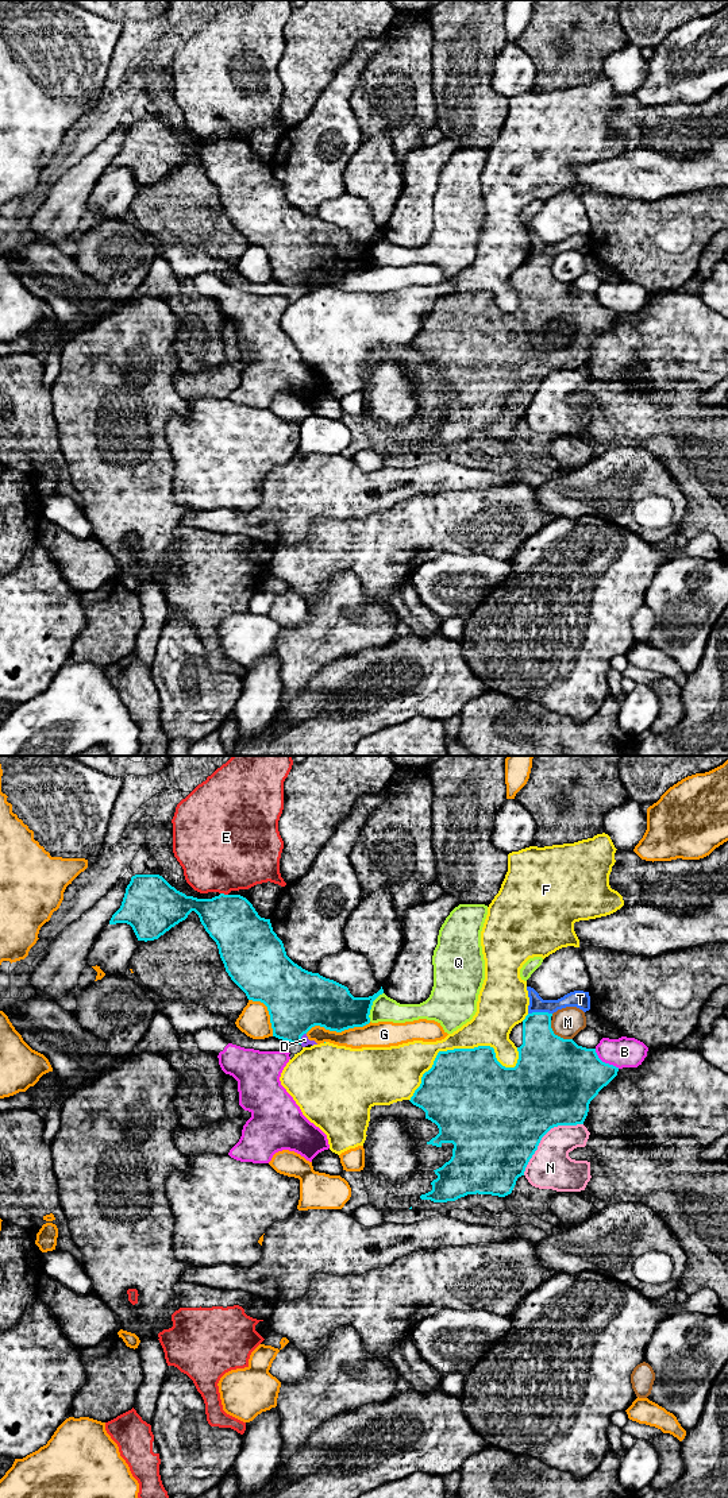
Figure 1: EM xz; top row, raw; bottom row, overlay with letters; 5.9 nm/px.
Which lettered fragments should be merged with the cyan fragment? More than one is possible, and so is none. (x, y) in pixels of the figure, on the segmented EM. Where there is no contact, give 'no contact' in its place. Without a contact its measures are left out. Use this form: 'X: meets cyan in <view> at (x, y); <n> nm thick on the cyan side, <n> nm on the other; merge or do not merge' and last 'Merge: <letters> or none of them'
B: meets cyan in xz at (604, 1062); 420 nm thick on the cyan side, 180 nm on the other; do not merge
D: meets cyan in xz at (300, 1038); 360 nm thick on the cyan side, 50 nm on the other; merge
E: meets cyan in xz at (223, 894); 320 nm thick on the cyan side, 480 nm on the other; do not merge
F: meets cyan in xz at (465, 1049); 500 nm thick on the cyan side, 240 nm on the other; do not merge
G: meets cyan in xz at (338, 1031); 320 nm thick on the cyan side, 150 nm on the other; do not merge
M: meets cyan in xz at (557, 1035); 480 nm thick on the cyan side, 180 nm on the other; do not merge
N: meets cyan in xz at (543, 1135); 500 nm thick on the cyan side, 260 nm on the other; do not merge
Q: meets cyan in xz at (370, 1007); 280 nm thick on the cyan side, 150 nm on the other; do not merge
T: meets cyan in xz at (539, 1012); 280 nm thick on the cyan side, 100 nm on the other; do not merge
Merge: D

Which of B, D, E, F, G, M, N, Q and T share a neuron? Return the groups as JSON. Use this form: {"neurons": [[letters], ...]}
{"neurons": [["B"], ["D"], ["E"], ["F"], ["G"], ["M"], ["N"], ["Q"], ["T"]]}

